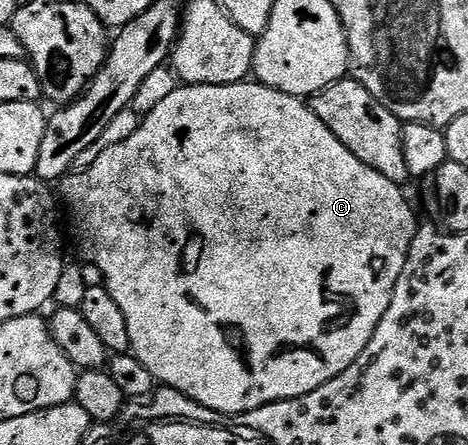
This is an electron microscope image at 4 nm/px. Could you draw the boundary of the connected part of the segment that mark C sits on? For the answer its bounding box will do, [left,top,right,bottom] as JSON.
[61,79,417,415]

